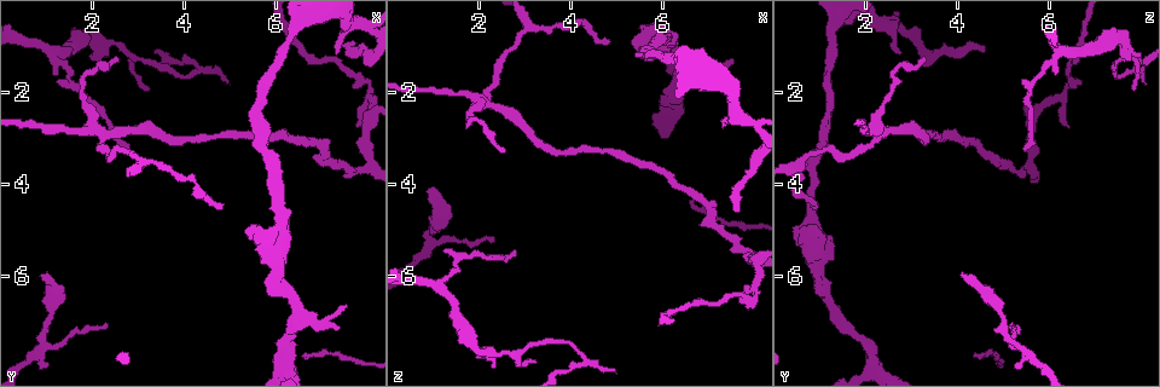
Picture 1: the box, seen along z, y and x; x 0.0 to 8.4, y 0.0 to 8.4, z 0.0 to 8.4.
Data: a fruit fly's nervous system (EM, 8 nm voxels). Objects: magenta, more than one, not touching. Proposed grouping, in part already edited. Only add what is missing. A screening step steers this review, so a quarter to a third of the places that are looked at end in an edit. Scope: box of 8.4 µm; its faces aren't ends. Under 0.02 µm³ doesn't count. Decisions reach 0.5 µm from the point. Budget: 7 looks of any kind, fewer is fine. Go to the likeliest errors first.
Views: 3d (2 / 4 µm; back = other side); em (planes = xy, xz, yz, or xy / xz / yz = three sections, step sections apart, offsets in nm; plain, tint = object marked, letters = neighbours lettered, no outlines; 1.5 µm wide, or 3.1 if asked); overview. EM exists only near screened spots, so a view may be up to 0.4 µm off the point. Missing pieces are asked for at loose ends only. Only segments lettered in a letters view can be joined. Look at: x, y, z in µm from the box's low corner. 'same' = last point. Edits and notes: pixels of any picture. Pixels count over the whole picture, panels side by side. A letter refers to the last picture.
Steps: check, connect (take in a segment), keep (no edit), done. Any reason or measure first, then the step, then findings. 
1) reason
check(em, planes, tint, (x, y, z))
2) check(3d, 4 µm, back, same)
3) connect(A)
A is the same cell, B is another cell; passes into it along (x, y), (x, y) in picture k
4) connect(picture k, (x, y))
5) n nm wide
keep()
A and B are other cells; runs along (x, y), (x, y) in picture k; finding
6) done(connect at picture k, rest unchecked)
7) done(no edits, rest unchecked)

an open end
check(3d, 4 µm, (0.95, 5.90, 4.05))

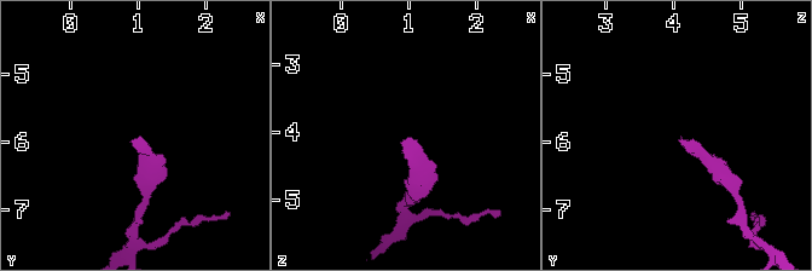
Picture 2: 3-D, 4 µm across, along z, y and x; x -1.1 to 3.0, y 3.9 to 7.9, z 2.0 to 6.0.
check(em, planes, letters, (0.95, 5.95, 4.10))

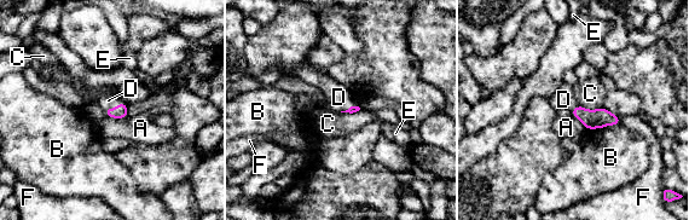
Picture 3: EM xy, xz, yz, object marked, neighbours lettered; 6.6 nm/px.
B touches over 240 nm
connect(D)
D is the same cell, A, B, C, E and F are other cells; passes into it along (120, 111), (113, 108), (108, 100) in picture 3; it goes on there

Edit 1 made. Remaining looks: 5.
tapers out
check(3d, 4 µm, (2.60, 1.30, 3.25))

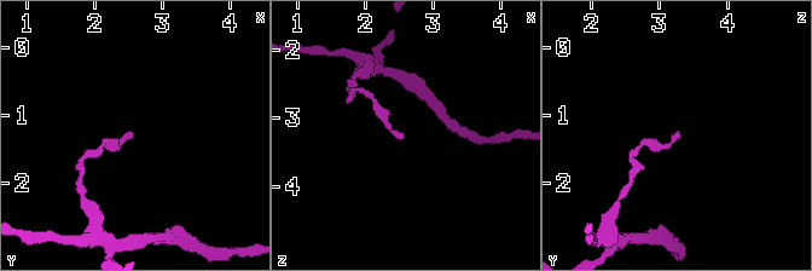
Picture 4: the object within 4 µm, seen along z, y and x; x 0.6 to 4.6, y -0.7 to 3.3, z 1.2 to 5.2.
check(em, xz, step 4, tint, (2.60, 1.25, 3.25))

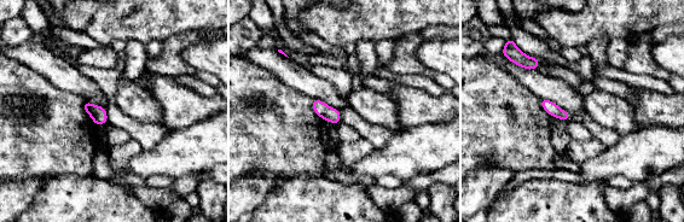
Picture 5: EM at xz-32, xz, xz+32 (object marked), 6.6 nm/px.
see the neighbours
check(em, xz, step 4, letters, same)

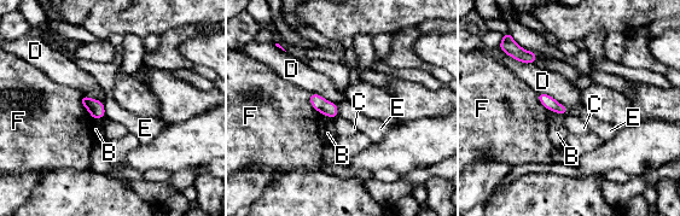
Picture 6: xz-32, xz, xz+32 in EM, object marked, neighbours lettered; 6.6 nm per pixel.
70 nm wide
keep()
B, C, D, E and F are other cells; border along (103, 103), (105, 116) in picture 6; no lettered segment goes on from it

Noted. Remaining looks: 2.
thin end
check(em, xy, step 4, tint, (2.70, 3.35, 5.50))

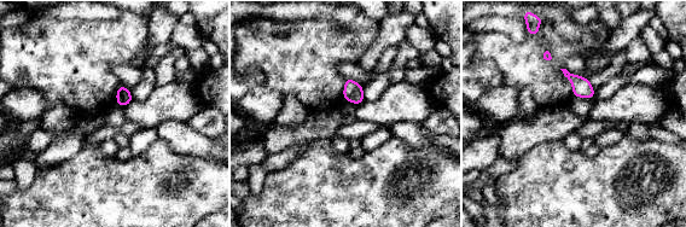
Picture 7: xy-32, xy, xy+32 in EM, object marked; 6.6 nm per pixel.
check(em, planes, letters, same)

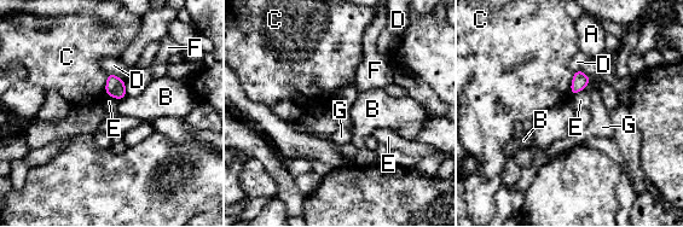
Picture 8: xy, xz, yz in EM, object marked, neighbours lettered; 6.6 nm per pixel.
keep()
A, B, C, D, E, F and G are other cells; border along (585, 88), (572, 97) in picture 8; none of them fits

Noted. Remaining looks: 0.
done(connect at picture 3, rest unchecked)

